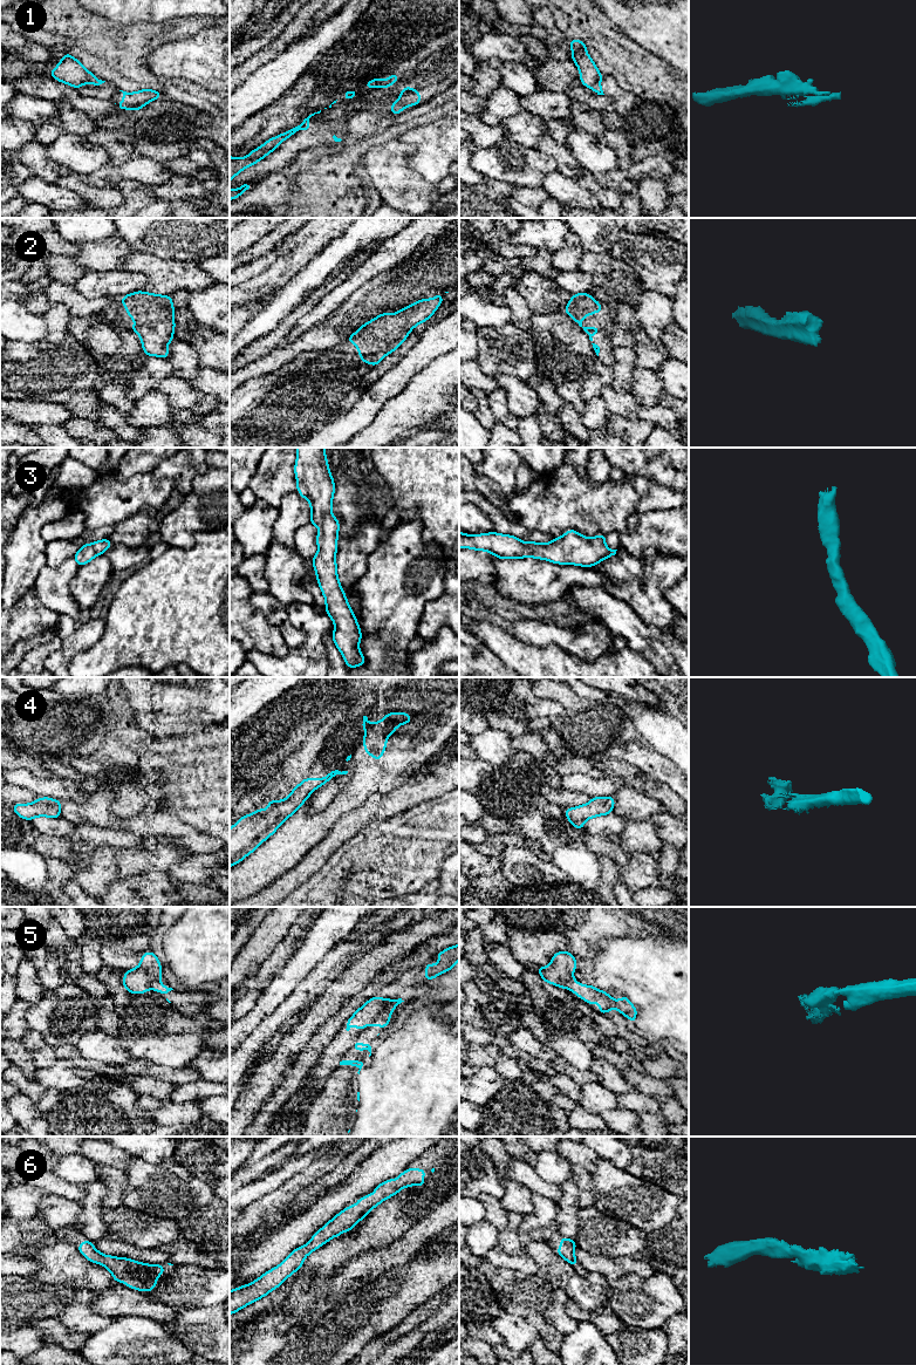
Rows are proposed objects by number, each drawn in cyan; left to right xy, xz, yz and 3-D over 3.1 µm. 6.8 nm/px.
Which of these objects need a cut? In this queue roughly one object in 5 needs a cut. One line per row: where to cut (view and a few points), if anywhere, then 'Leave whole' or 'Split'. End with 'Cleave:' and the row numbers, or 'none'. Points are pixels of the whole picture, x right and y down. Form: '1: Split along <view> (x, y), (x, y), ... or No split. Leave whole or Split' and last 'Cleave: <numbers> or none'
1: Split along yz (600, 79), (590, 88). Split
2: No split. Leave whole
3: No split. Leave whole
4: No split. Leave whole
5: Split along xz (391, 1009), (387, 1008), (371, 1024). Split
6: No split. Leave whole
Cleave: 1, 5

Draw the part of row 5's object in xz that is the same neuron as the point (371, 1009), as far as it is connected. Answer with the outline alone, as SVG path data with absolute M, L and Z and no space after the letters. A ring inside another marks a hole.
M377 996L367 1001L355 1013L347 1021L347 1031L357 1026L362 1031L367 1025L372 1025L378 1016L387 1009L394 1010L398 1004L404 1002L402 998L388 999Z

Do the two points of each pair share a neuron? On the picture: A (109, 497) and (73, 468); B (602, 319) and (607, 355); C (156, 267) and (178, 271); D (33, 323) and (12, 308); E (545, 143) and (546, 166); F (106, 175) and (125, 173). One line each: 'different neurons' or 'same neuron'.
A: different neurons
B: same neuron
C: same neuron
D: same neuron
E: different neurons
F: same neuron

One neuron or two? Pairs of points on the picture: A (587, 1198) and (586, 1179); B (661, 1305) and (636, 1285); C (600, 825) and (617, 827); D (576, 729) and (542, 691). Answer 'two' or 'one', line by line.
A: one
B: one
C: one
D: one

